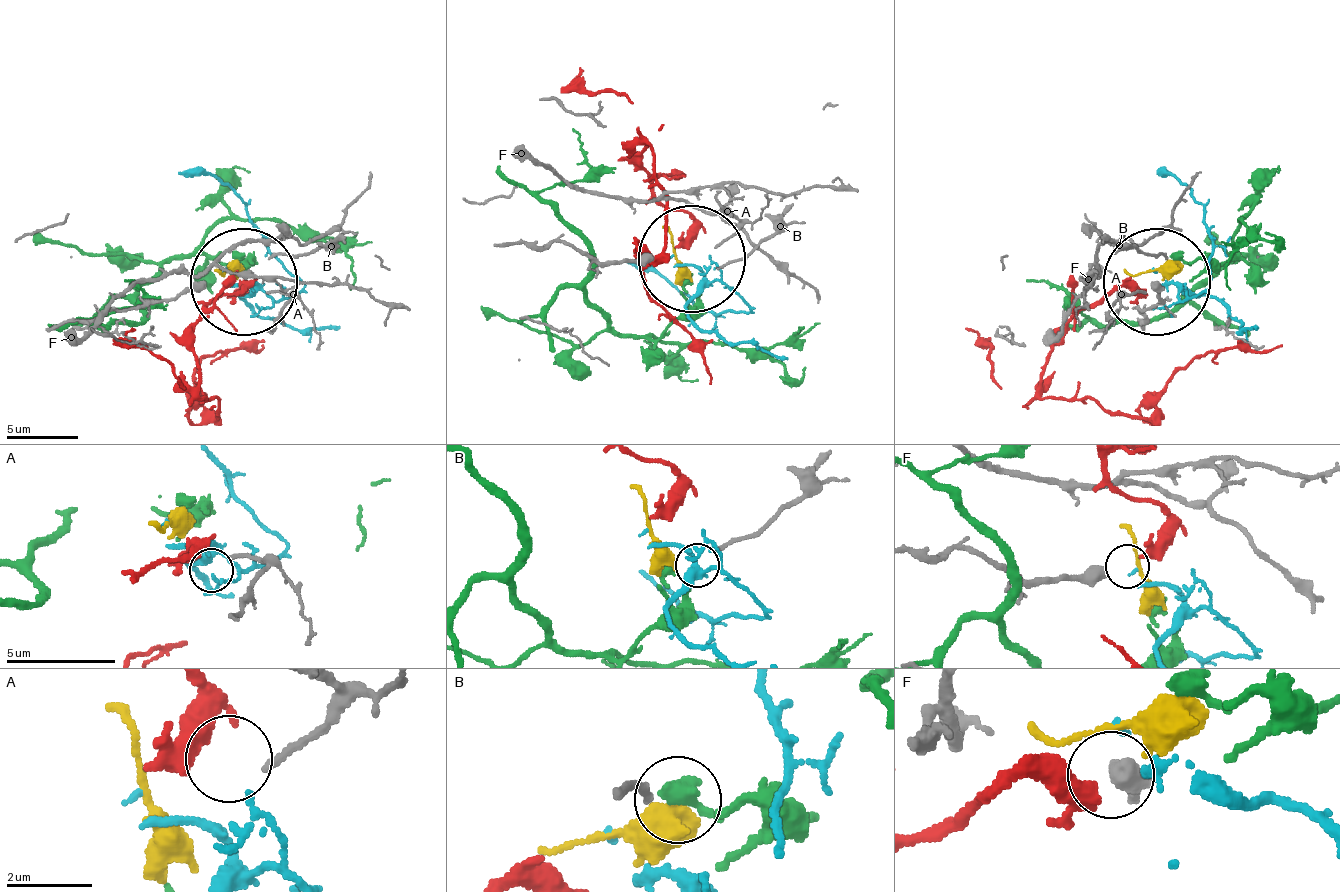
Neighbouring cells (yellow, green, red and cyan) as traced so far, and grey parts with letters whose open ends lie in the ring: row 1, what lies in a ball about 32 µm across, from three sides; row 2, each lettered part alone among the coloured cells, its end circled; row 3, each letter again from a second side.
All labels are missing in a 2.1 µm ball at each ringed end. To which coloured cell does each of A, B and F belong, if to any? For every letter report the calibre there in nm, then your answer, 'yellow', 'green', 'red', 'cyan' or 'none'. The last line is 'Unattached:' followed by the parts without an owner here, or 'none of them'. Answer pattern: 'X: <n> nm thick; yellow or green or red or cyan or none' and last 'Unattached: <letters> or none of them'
A: 180 nm thick; none
B: 180 nm thick; green
F: 550 nm thick; cyan
Unattached: A

